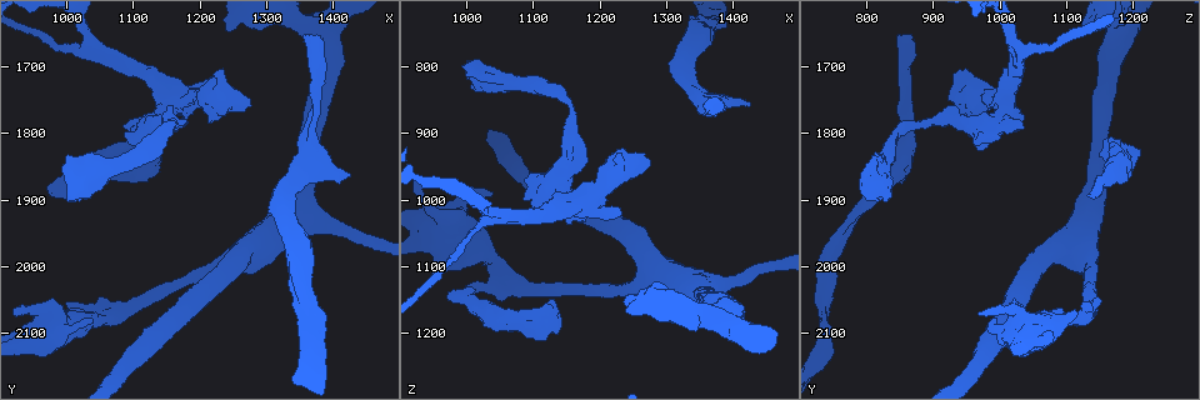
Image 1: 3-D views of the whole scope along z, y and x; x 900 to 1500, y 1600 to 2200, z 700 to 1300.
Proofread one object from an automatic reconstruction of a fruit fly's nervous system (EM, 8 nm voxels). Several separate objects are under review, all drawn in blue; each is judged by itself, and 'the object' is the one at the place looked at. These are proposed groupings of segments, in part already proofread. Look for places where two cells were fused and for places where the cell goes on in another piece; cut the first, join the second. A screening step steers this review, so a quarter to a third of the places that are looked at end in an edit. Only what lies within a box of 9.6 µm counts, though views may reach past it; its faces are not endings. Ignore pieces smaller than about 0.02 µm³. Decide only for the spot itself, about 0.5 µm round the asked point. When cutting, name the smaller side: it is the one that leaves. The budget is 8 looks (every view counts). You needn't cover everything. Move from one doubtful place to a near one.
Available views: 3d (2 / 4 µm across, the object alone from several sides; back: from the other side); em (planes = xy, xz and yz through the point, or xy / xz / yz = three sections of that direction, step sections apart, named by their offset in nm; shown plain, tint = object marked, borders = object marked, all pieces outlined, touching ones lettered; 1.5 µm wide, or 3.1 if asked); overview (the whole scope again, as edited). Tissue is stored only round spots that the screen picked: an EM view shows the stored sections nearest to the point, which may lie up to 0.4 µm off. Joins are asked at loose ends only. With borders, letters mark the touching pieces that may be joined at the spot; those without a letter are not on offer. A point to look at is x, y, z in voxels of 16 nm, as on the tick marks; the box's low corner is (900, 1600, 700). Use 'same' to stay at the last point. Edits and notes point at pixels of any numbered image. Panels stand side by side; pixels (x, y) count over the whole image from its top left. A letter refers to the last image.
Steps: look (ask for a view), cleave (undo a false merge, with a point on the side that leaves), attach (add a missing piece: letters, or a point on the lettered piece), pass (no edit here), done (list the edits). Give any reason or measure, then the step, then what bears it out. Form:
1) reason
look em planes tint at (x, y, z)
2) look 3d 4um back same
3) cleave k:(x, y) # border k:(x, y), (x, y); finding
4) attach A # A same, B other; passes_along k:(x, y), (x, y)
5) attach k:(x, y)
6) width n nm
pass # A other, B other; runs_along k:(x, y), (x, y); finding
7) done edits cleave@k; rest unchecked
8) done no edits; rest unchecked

end of a long branch
look 3d 4um at (1245, 1650, 1150)

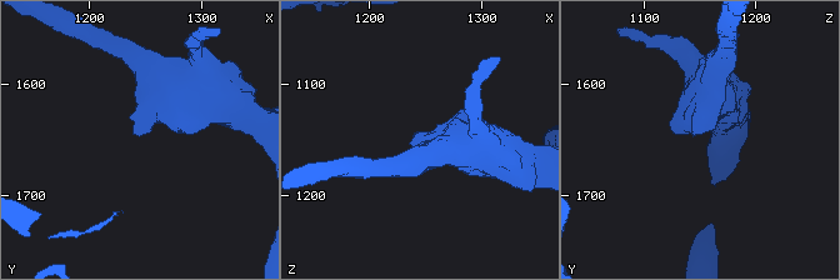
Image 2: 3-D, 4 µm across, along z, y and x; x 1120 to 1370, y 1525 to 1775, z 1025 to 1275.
need the tissue
look em yz step 8 borders at (1244, 1646, 1148)

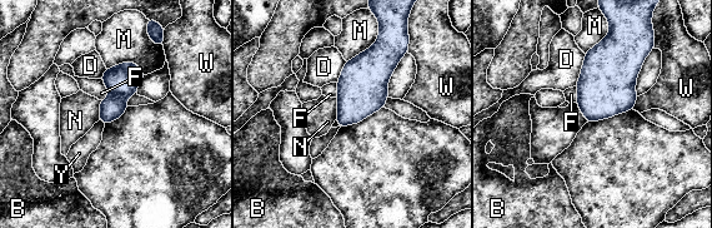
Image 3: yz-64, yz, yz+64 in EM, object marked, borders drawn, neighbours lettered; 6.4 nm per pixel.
look em xz step 4 borders same

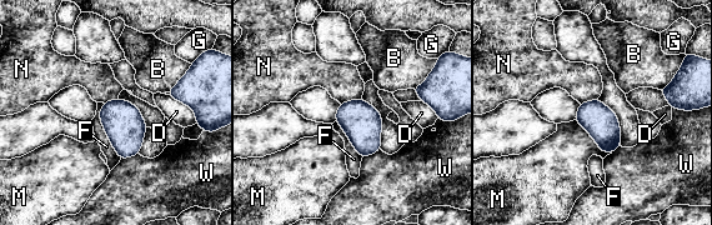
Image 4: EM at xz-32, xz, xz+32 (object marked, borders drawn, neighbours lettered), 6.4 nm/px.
pass # B other, D other, F other, G other, M other, N other, W other; border 4:(575, 120), (603, 151), (611, 153); none of them fits

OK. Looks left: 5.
branch stops here
look 3d 2um at (975, 1885, 1140)

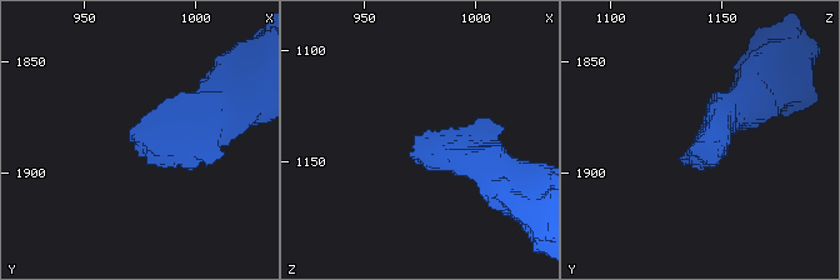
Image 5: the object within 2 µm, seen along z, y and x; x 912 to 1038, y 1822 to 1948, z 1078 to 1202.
shape alone is not enough
look em yz step 4 tint at (973, 1883, 1140)

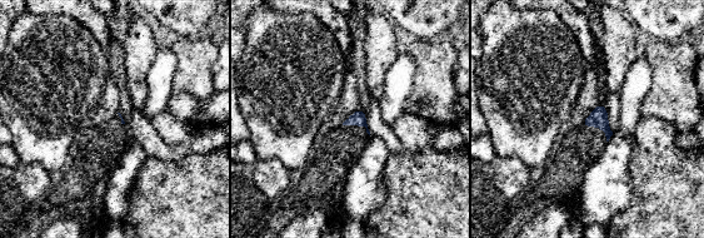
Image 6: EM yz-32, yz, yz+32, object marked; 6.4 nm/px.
look em planes borders same

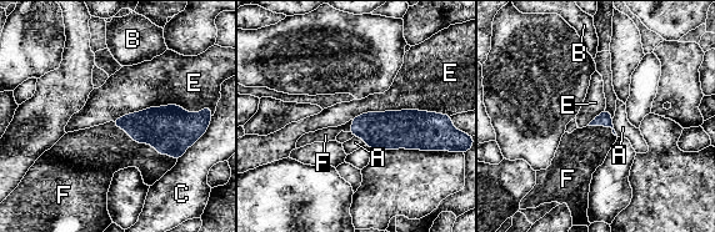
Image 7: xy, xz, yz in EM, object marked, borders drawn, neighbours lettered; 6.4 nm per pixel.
longest_contact E 600 nm
attach F # A other, B other, C other, E other, F same; passes_along 7:(170, 129), (144, 142), (106, 149); it goes on there

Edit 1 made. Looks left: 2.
done edits attach@7; rest unchecked

